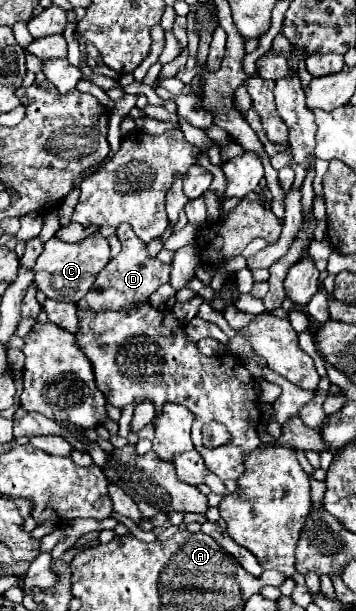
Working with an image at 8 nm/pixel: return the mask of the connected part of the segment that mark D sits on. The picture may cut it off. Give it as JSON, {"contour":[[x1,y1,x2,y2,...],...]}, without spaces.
{"contour":[[128,224,118,226,118,240,122,244,122,252,112,258,106,268,96,276,94,286,88,290,84,300,78,302,78,308,90,312,104,312,104,310,128,310,134,308,136,302,144,302,160,284,170,280,170,266,162,264,158,258,146,256,146,244,134,234]]}

